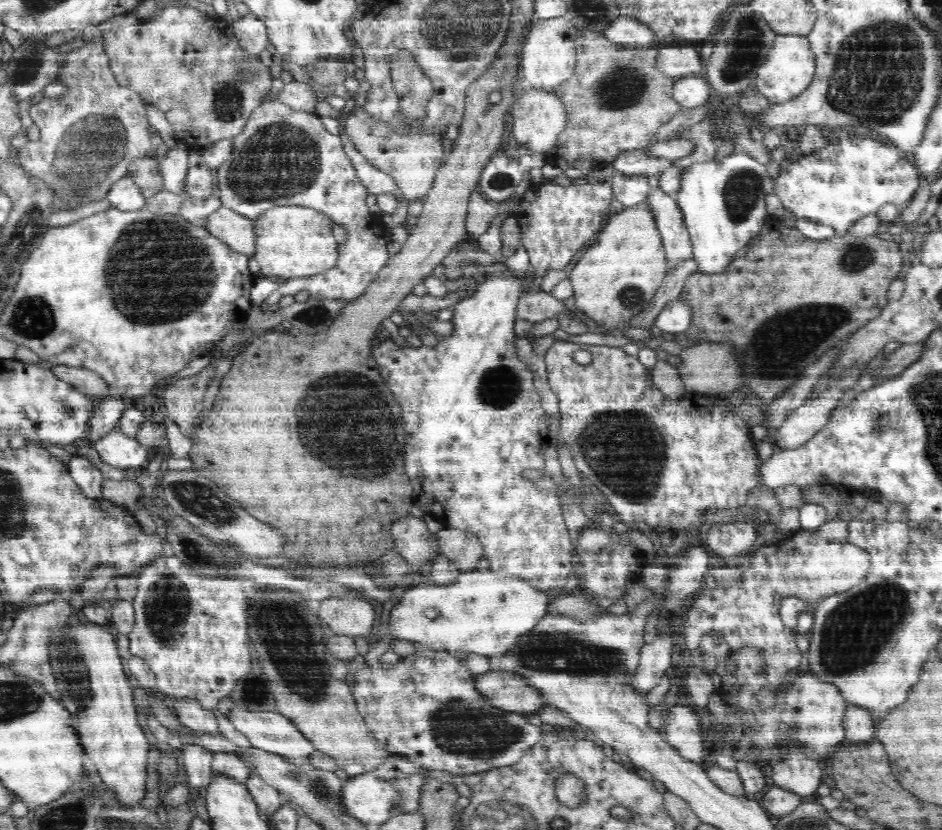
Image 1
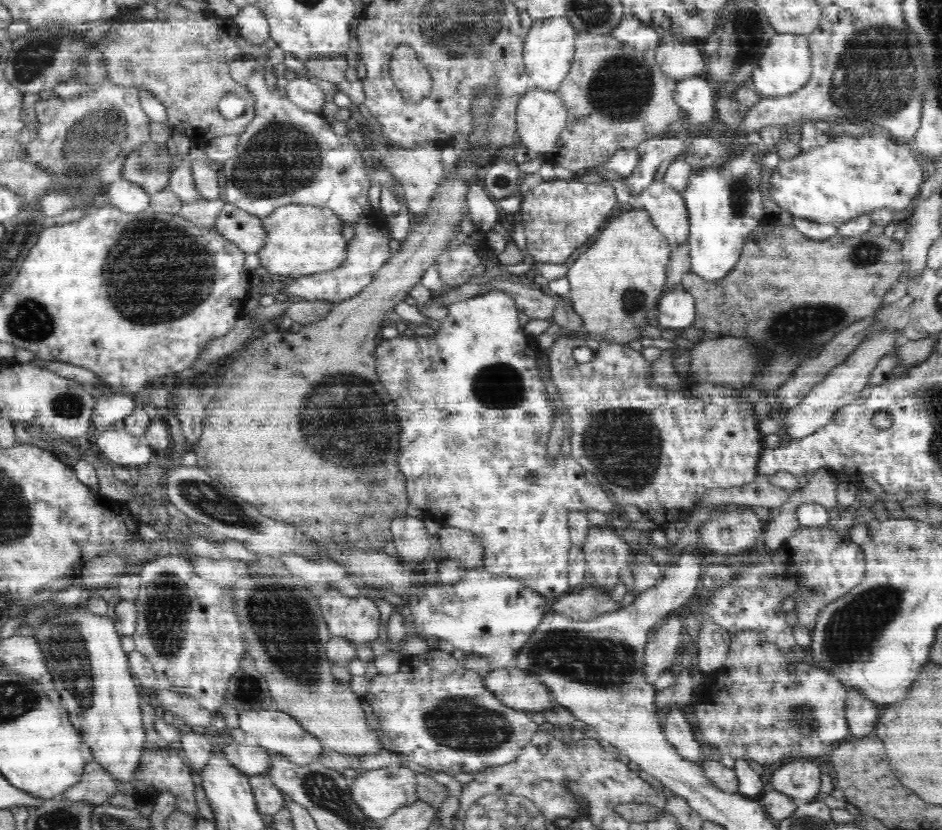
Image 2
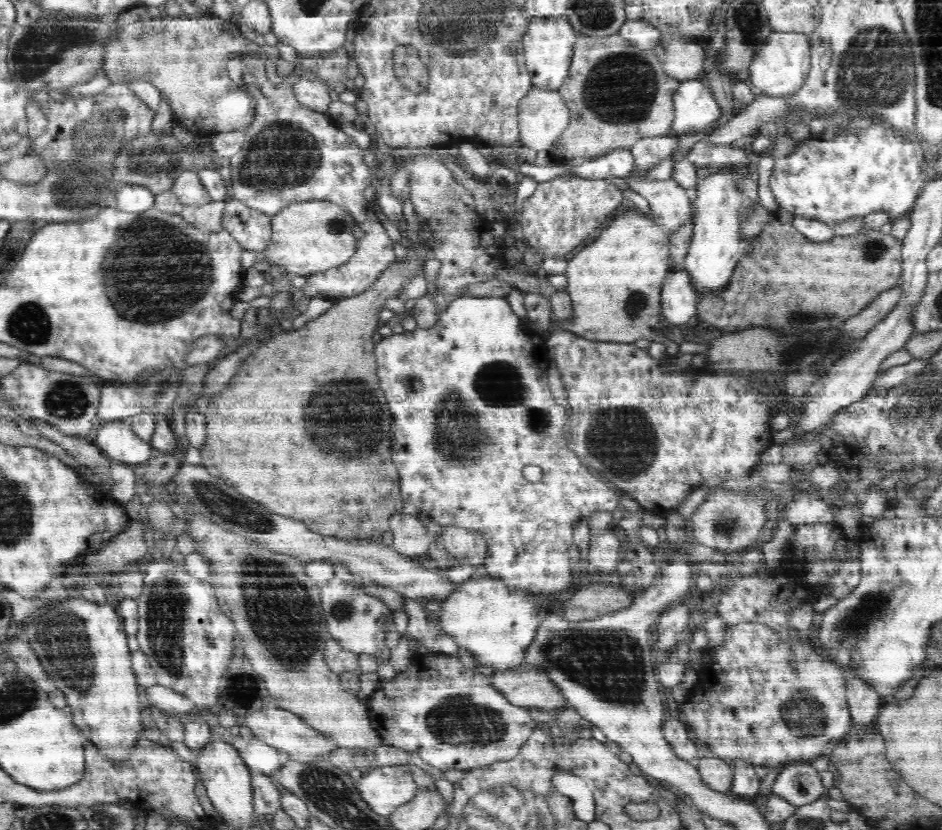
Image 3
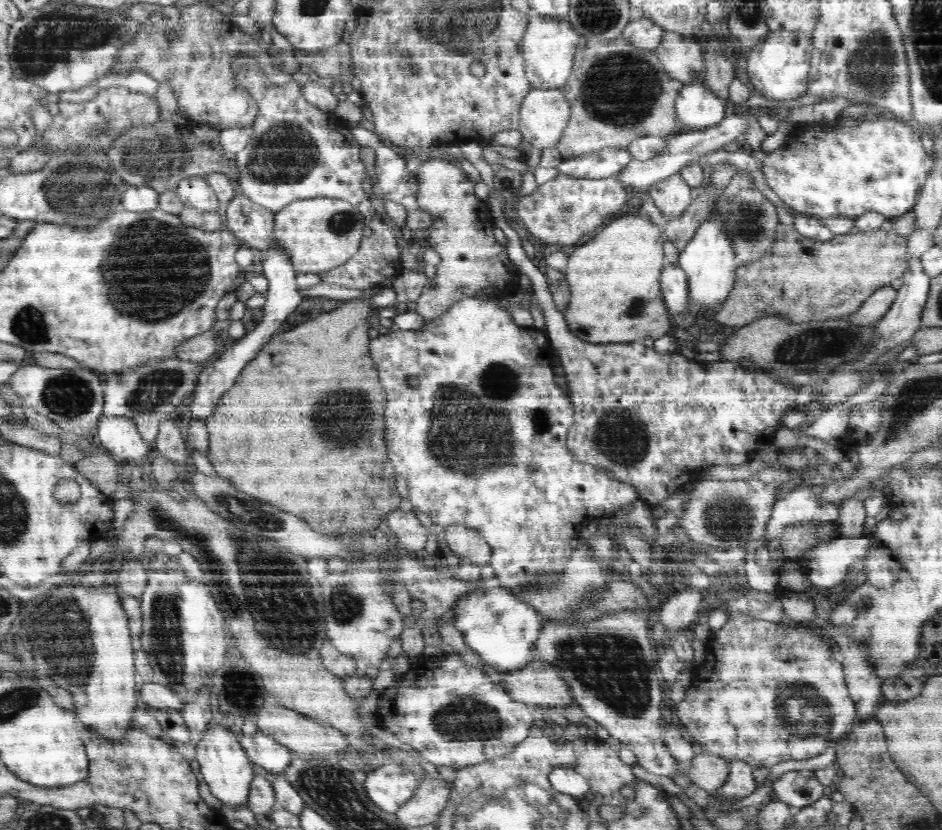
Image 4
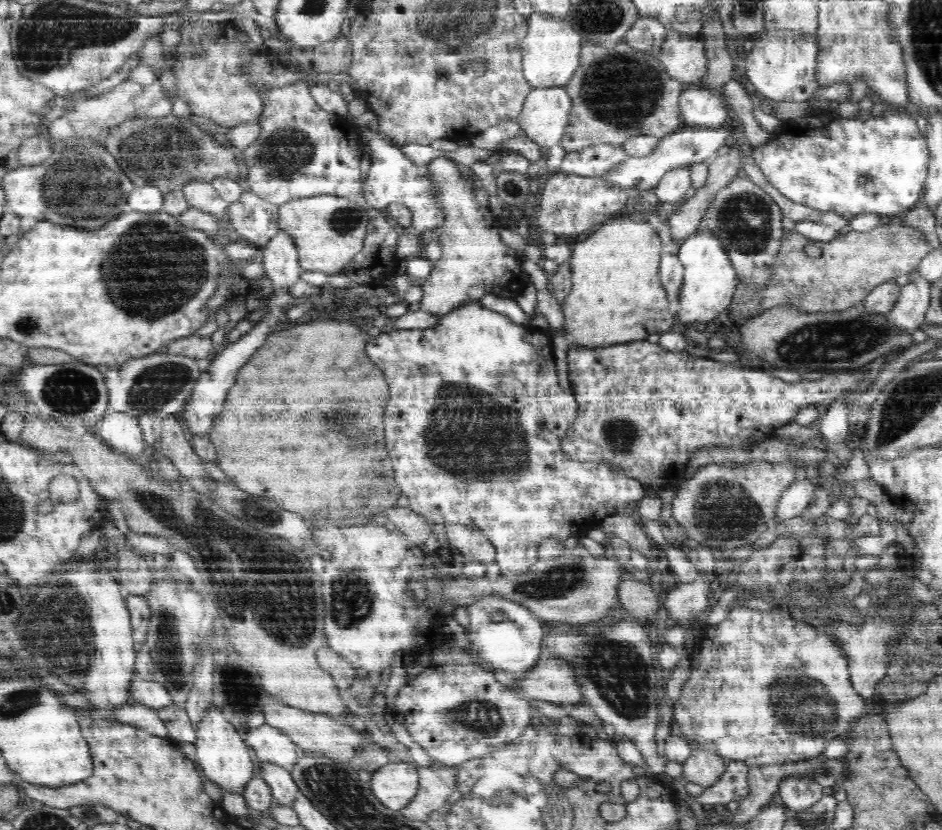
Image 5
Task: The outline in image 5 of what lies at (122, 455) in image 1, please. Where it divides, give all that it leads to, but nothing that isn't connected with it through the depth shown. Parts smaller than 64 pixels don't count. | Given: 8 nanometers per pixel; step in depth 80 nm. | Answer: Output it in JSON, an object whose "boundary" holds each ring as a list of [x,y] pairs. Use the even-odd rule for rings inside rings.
{"boundary":[[[109,411],[92,431],[114,450],[136,459],[145,455],[147,444],[137,417],[125,412]]]}

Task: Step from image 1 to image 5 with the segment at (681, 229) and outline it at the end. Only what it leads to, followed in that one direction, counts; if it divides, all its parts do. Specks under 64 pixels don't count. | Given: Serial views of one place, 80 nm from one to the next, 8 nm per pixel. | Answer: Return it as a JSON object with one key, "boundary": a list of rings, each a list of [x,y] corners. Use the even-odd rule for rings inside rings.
{"boundary":[[[690,166],[666,172],[661,181],[654,186],[654,194],[658,197],[659,204],[671,211],[678,208],[688,198],[690,190],[692,190]]]}

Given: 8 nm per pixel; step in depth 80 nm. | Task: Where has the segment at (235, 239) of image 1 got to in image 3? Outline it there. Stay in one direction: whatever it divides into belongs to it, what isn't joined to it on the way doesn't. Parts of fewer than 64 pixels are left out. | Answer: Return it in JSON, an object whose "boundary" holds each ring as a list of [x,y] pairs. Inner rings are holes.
{"boundary":[[[236,199],[224,203],[222,229],[234,237],[243,250],[264,251],[271,243],[273,215],[254,210]]]}

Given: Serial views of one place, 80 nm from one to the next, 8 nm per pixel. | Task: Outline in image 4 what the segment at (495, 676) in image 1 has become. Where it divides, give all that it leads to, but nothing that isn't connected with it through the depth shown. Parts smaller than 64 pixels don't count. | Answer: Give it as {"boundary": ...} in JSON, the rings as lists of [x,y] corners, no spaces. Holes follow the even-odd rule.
{"boundary":[[[534,660],[518,672],[504,672],[500,683],[510,698],[528,706],[564,706],[570,704],[572,695],[562,682],[559,670],[542,660]]]}

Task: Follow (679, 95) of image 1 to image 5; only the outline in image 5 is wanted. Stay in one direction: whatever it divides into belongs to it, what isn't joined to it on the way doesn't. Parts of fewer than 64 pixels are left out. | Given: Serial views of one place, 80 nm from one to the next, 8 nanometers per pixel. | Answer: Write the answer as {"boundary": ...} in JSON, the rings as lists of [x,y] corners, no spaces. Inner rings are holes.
{"boundary":[[[699,85],[682,92],[679,110],[687,127],[720,128],[732,118],[720,94]]]}

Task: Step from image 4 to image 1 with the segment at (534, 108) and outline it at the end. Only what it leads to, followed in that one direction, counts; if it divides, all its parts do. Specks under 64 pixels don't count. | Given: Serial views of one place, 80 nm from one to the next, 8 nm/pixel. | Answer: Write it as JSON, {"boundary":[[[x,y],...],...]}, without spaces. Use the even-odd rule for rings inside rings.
{"boundary":[[[527,88],[517,99],[511,108],[512,124],[510,134],[514,140],[534,153],[548,153],[557,145],[560,134],[567,124],[567,113],[564,104],[553,92],[545,92]]]}

